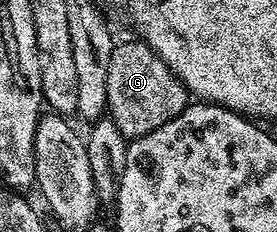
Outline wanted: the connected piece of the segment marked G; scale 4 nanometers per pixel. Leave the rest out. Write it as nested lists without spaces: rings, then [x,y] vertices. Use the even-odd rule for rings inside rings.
[[[118,41],[114,45],[111,64],[107,67],[107,114],[126,140],[155,132],[155,128],[167,124],[167,120],[175,120],[190,102],[189,89],[146,42]]]

